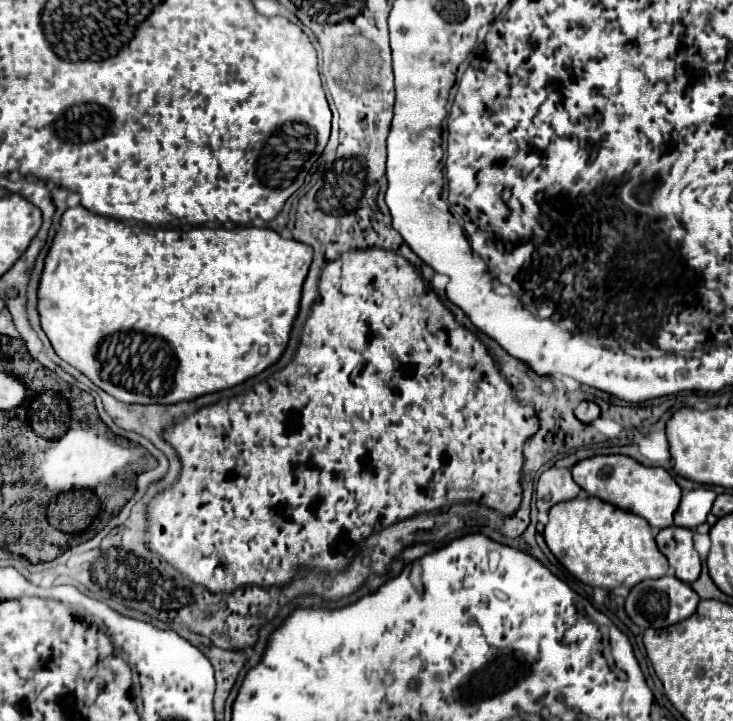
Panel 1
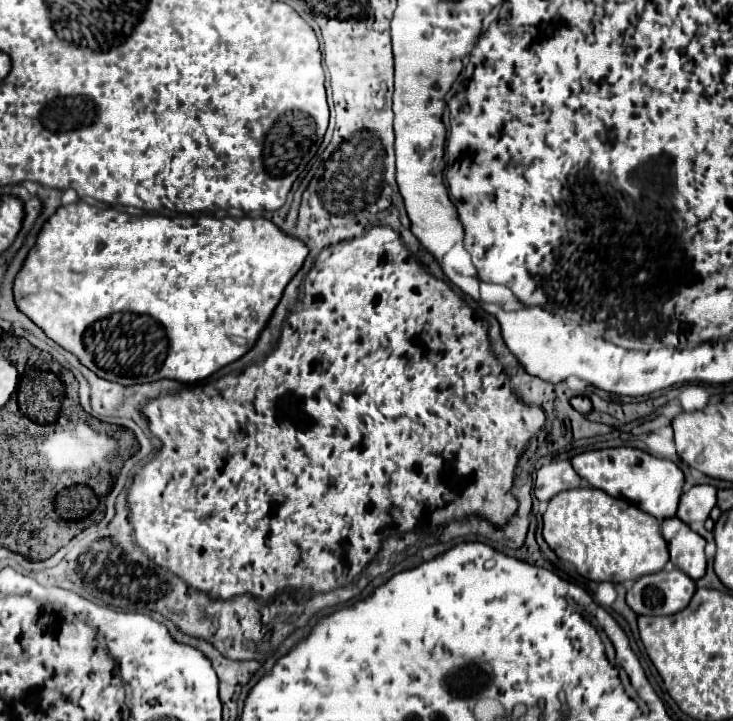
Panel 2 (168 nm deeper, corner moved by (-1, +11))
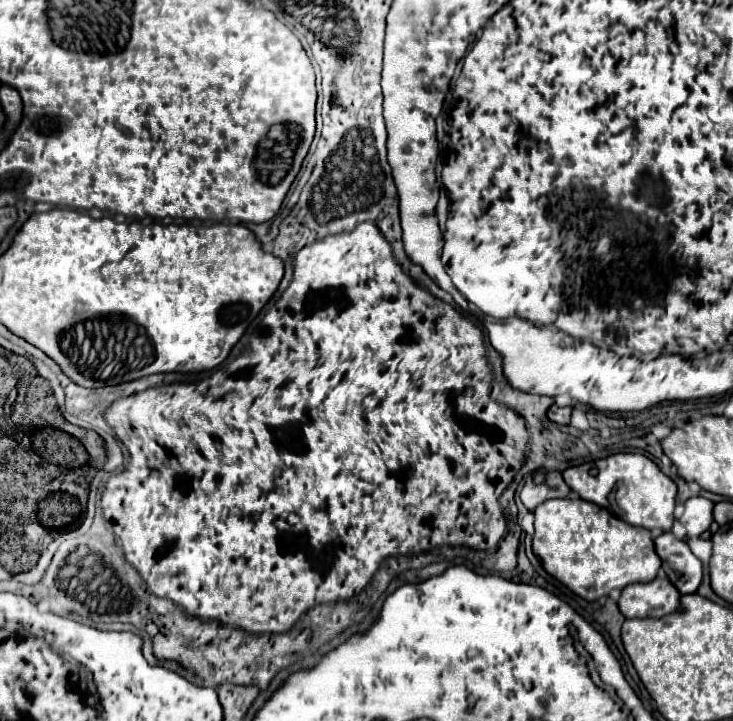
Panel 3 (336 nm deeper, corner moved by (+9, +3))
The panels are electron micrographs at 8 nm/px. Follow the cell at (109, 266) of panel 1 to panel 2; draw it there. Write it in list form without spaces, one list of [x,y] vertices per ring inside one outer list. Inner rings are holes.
[[[85,201],[61,205],[41,227],[37,235],[37,243],[29,251],[29,255],[23,261],[23,269],[17,273],[13,283],[13,297],[17,303],[17,309],[25,313],[37,327],[43,329],[43,333],[53,339],[57,345],[61,345],[65,351],[73,353],[87,369],[97,373],[97,377],[103,377],[107,381],[115,381],[121,385],[137,385],[137,383],[151,383],[157,379],[177,379],[181,383],[195,383],[203,381],[209,375],[213,375],[223,365],[239,359],[245,355],[257,341],[259,333],[267,325],[273,309],[277,307],[283,289],[291,281],[291,277],[301,269],[309,249],[295,237],[283,235],[277,225],[273,225],[265,217],[195,217],[191,215],[179,215],[173,218],[164,215],[141,216],[127,215],[115,209],[101,209],[95,205],[87,205]],[[237,337],[241,341],[239,345],[231,339]]]

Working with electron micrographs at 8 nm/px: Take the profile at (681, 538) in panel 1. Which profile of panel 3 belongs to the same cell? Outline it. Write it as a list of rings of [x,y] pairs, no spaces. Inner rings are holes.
[[[671,531],[661,533],[655,539],[657,555],[663,561],[663,569],[679,593],[695,593],[701,585],[701,561],[693,555],[685,541],[679,541]]]

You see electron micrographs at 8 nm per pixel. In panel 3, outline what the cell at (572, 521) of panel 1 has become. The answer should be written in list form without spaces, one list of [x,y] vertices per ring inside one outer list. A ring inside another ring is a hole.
[[[549,499],[535,509],[535,535],[533,535],[533,553],[541,559],[543,567],[557,581],[567,585],[573,593],[587,601],[607,597],[611,589],[623,589],[629,583],[651,581],[657,577],[661,559],[655,553],[651,533],[643,527],[633,527],[619,517],[611,515],[607,509],[601,509],[595,503],[583,499]]]

